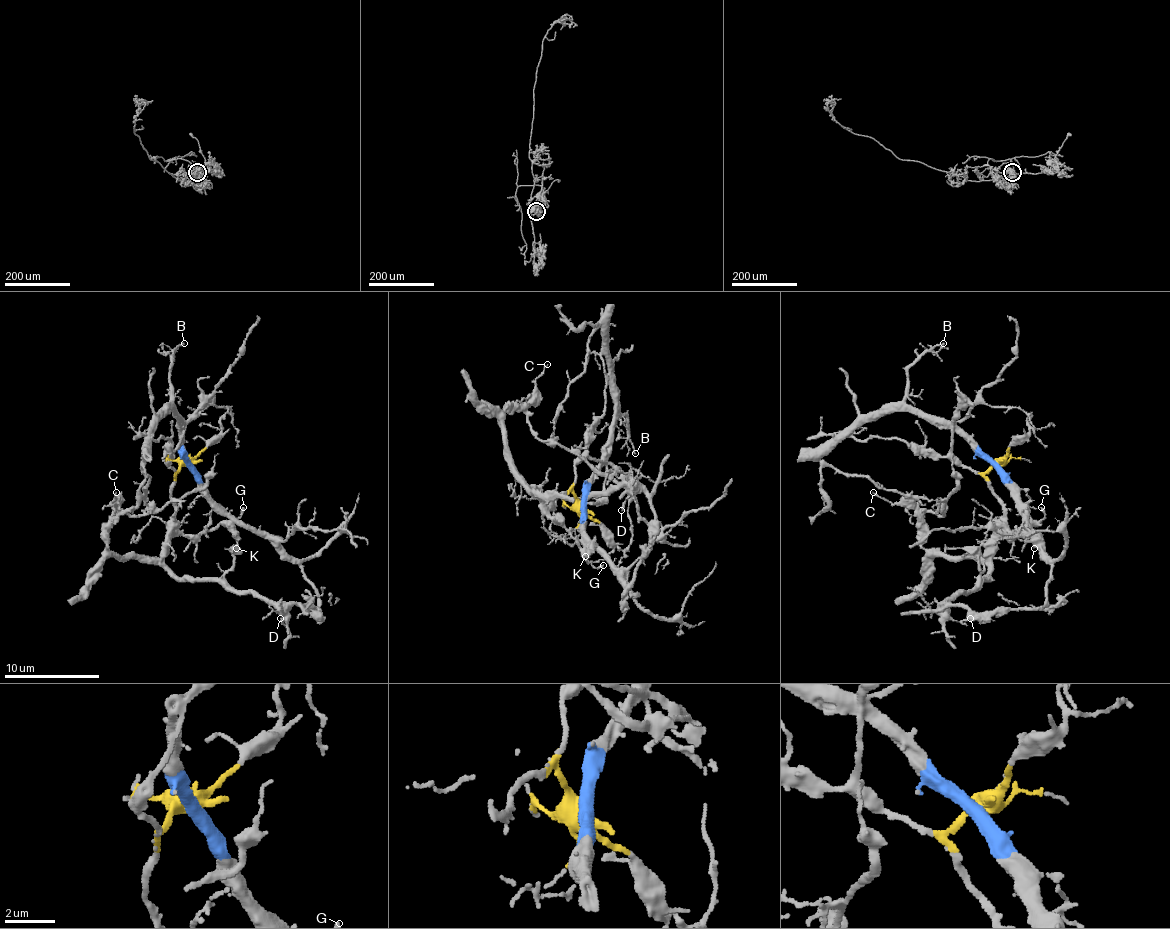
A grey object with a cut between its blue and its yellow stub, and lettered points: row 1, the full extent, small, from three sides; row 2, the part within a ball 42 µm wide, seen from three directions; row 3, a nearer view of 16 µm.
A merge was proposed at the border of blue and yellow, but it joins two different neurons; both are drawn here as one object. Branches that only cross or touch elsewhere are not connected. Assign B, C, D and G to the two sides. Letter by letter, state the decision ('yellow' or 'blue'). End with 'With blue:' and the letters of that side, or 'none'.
B: blue
C: yellow
D: yellow
G: yellow
With blue: B

